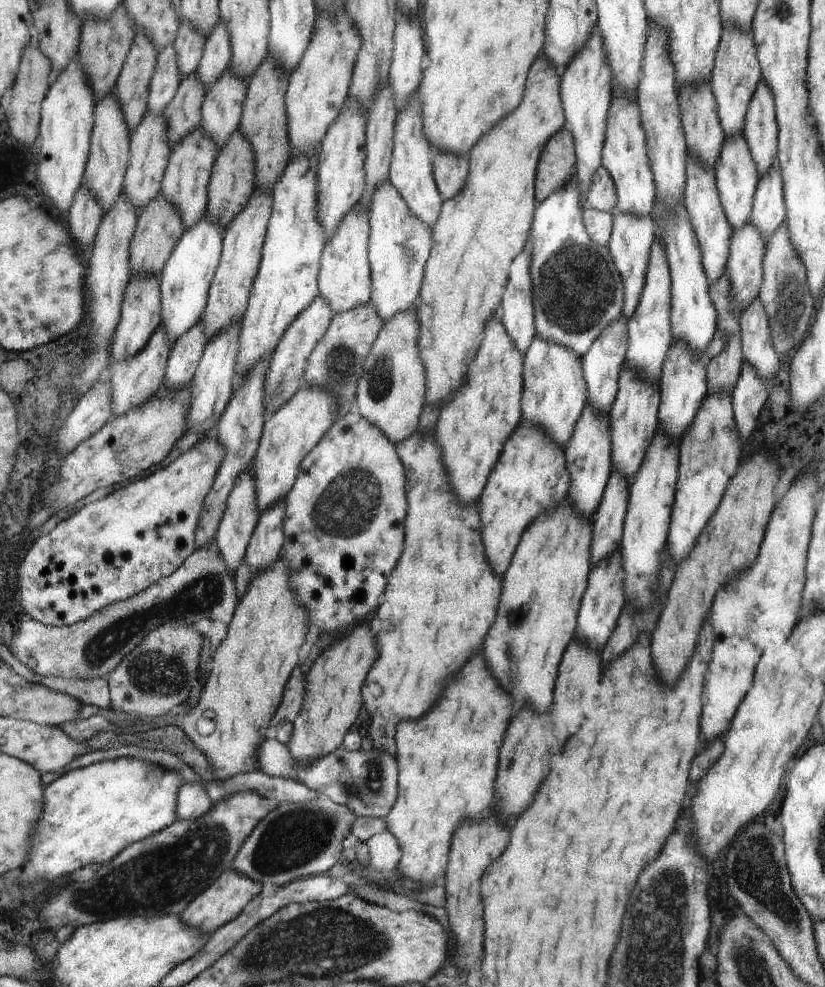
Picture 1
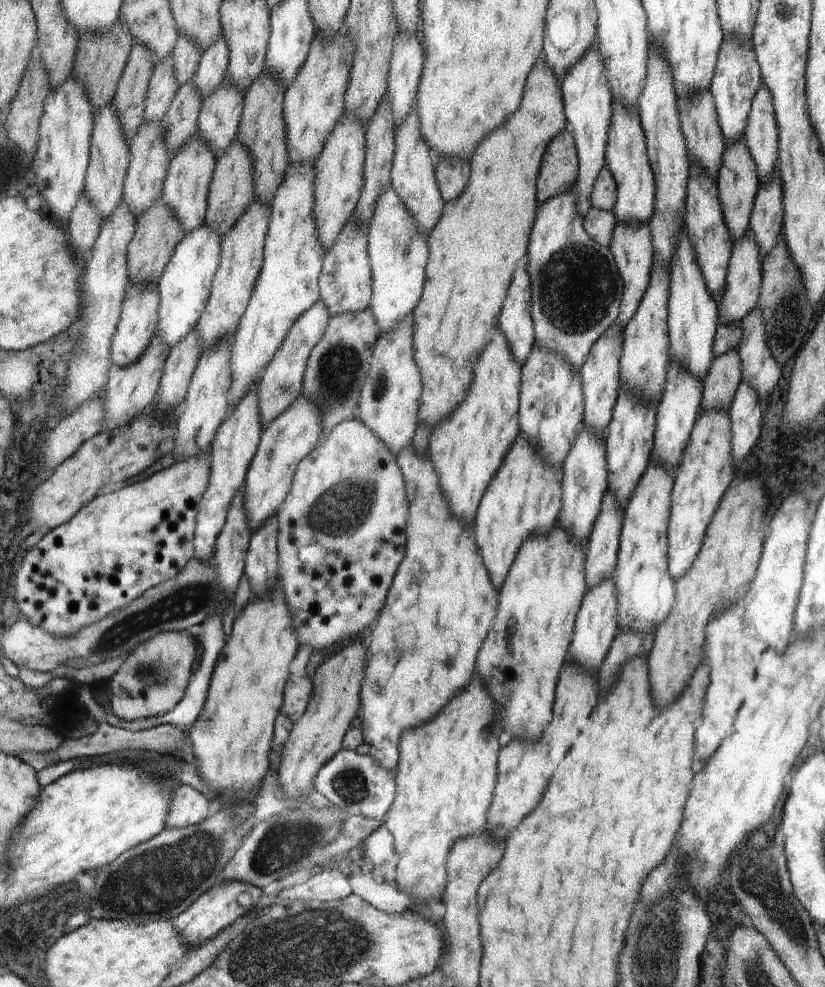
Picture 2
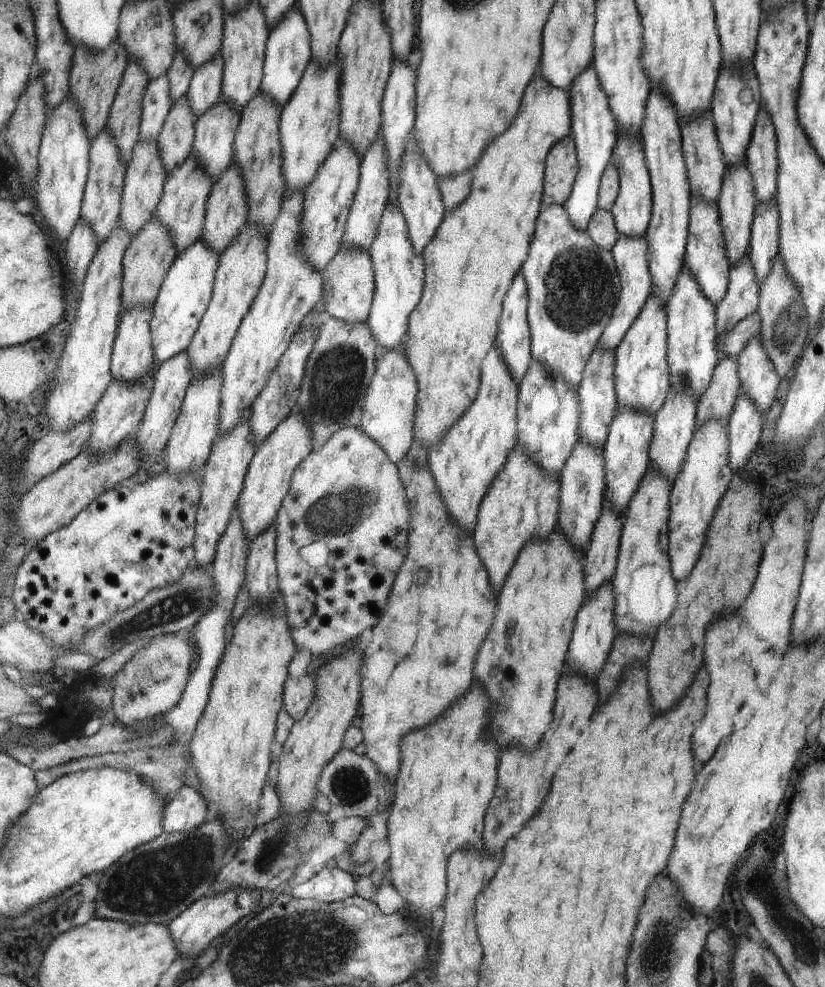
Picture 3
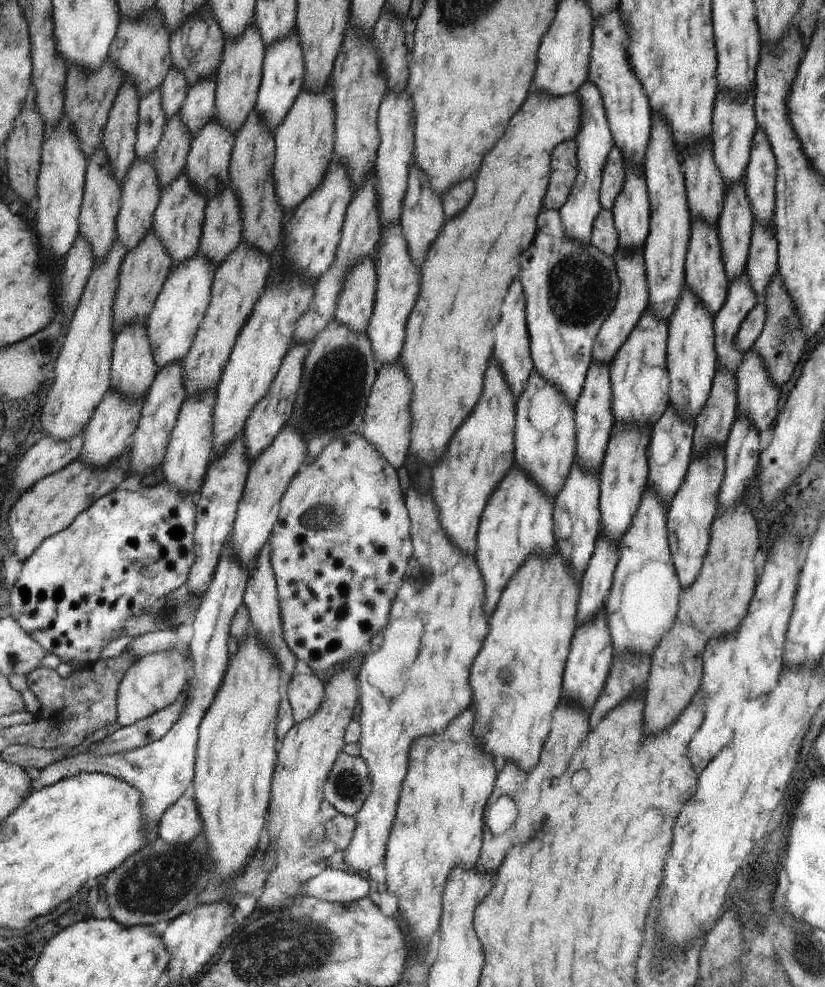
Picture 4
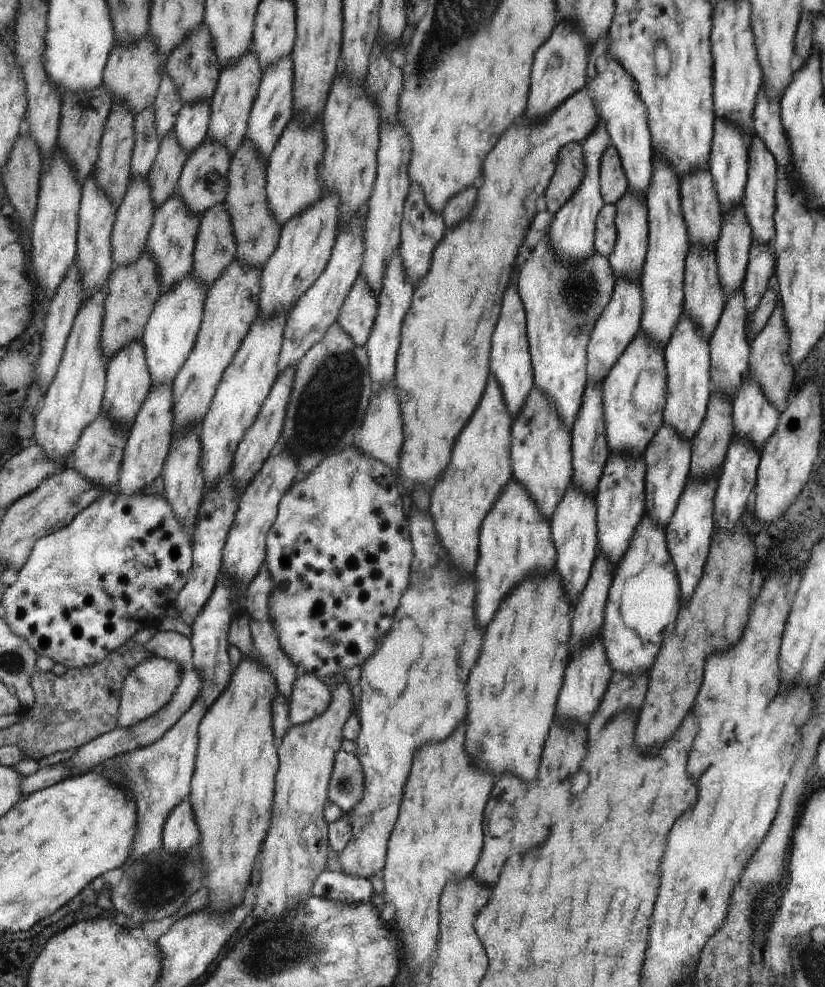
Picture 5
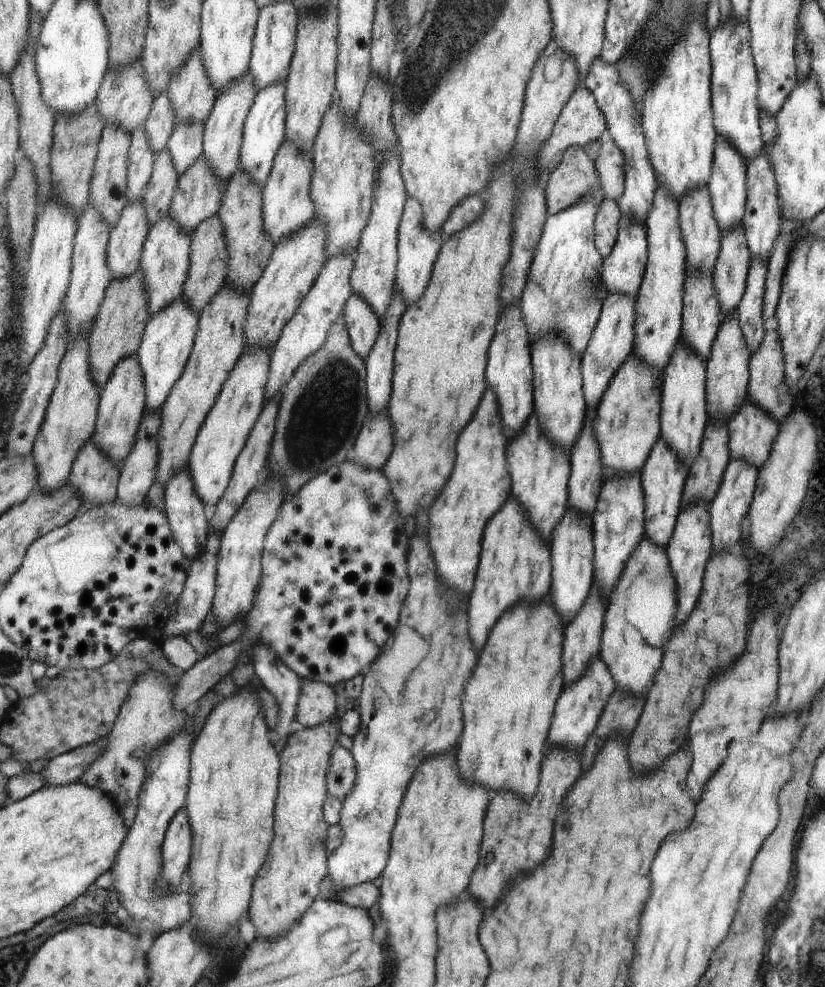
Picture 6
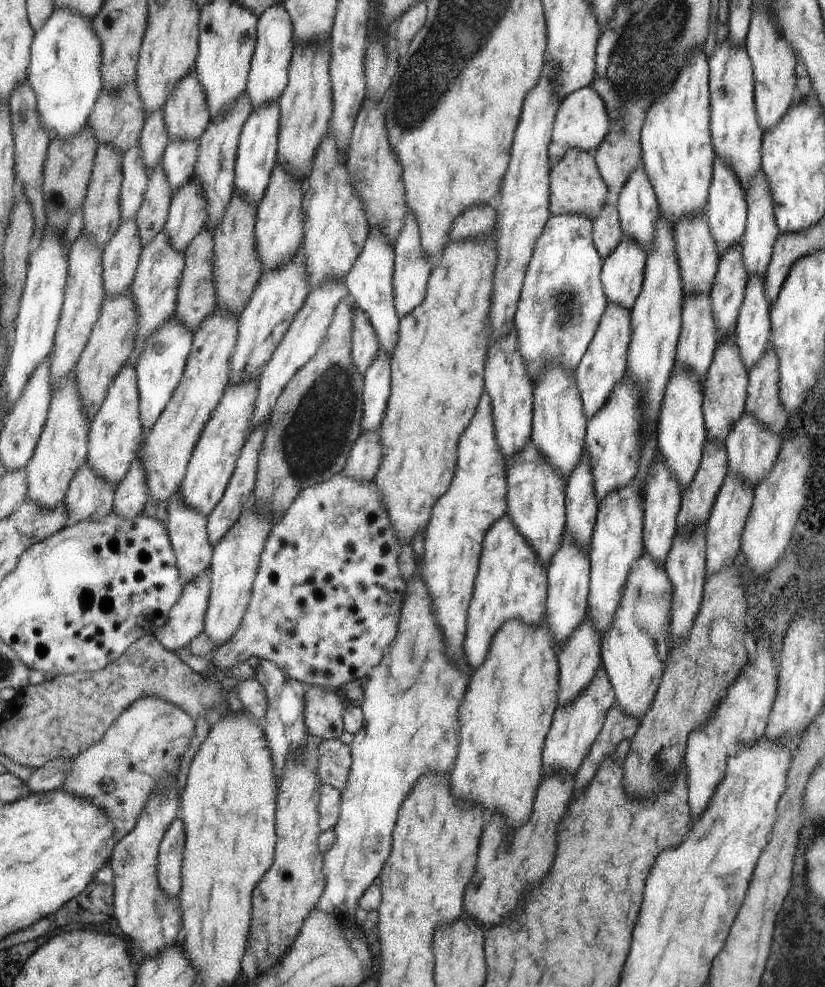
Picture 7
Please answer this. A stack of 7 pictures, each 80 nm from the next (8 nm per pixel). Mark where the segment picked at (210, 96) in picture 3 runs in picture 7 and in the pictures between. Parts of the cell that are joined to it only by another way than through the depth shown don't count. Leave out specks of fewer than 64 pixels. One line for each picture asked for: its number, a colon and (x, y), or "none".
4: (199, 106)
5: (191, 125)
6: (185, 143)
7: (179, 159)

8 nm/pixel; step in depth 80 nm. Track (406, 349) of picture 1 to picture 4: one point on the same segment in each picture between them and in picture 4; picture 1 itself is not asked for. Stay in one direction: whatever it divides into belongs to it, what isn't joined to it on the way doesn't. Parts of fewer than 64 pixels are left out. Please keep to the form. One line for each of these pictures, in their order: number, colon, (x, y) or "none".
2: (389, 403)
3: (387, 411)
4: (386, 425)

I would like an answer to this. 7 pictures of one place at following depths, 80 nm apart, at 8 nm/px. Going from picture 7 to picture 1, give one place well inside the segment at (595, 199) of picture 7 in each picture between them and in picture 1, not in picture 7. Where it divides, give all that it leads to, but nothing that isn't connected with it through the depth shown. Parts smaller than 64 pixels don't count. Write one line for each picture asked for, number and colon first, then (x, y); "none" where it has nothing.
1: (558, 159)
2: (560, 162)
3: (561, 164)
4: (565, 166)
5: (570, 170)
6: (575, 178)

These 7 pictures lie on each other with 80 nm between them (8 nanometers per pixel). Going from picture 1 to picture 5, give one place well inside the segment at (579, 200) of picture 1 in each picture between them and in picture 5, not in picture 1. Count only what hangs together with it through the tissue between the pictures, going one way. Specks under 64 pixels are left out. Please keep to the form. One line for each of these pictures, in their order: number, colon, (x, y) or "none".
2: (576, 288)
3: (574, 285)
4: (571, 287)
5: (564, 300)

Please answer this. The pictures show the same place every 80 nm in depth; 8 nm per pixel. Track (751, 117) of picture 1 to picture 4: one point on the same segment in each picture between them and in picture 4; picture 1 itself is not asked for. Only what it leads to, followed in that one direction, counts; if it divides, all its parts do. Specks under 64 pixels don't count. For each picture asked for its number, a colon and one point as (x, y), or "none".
2: (761, 135)
3: (761, 154)
4: (760, 176)

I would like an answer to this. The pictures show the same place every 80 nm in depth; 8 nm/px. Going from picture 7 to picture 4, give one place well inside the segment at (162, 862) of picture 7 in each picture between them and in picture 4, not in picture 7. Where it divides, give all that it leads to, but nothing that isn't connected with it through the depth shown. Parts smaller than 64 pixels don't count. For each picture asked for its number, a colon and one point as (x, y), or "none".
4: (181, 822)
5: (180, 831)
6: (178, 841)

